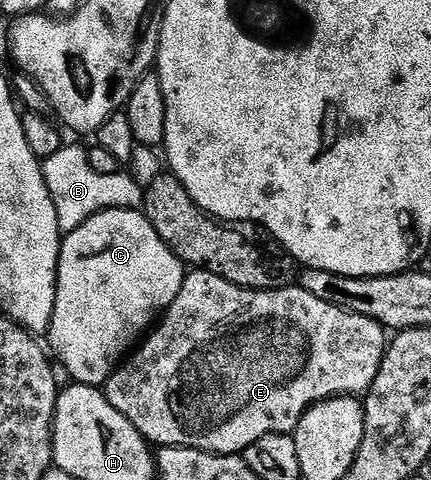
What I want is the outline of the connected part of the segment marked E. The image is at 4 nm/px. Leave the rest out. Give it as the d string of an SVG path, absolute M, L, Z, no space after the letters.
M190 271L175 302L171 302L171 306L165 309L152 331L136 345L132 355L113 369L103 385L103 391L111 406L115 406L119 414L126 416L150 445L161 448L198 448L204 452L218 452L221 456L236 456L264 435L293 433L297 429L299 418L303 418L311 405L333 397L333 306L331 302L319 302L319 298L307 294L307 290L299 286L268 290L240 288L210 272Z

